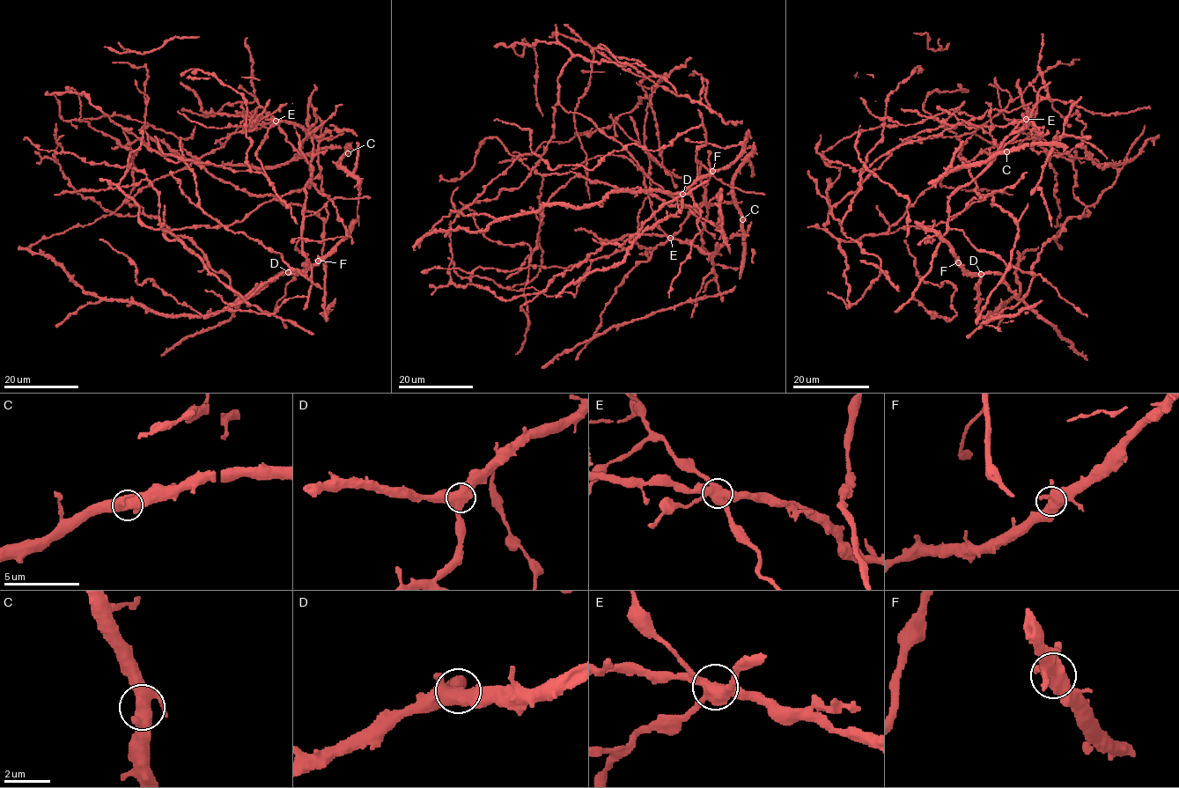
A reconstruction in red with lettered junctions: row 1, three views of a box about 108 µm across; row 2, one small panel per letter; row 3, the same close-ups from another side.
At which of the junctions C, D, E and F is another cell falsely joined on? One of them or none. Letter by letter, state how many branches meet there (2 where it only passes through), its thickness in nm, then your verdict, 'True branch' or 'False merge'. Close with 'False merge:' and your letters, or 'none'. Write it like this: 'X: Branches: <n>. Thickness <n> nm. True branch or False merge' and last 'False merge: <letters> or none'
C: Branches: 3. Thickness 500 nm. True branch
D: Branches: 4. Thickness 550 nm. True branch
E: Branches: 4. Thickness 600 nm. True branch
F: Branches: 4. Thickness 500 nm. True branch
False merge: none

